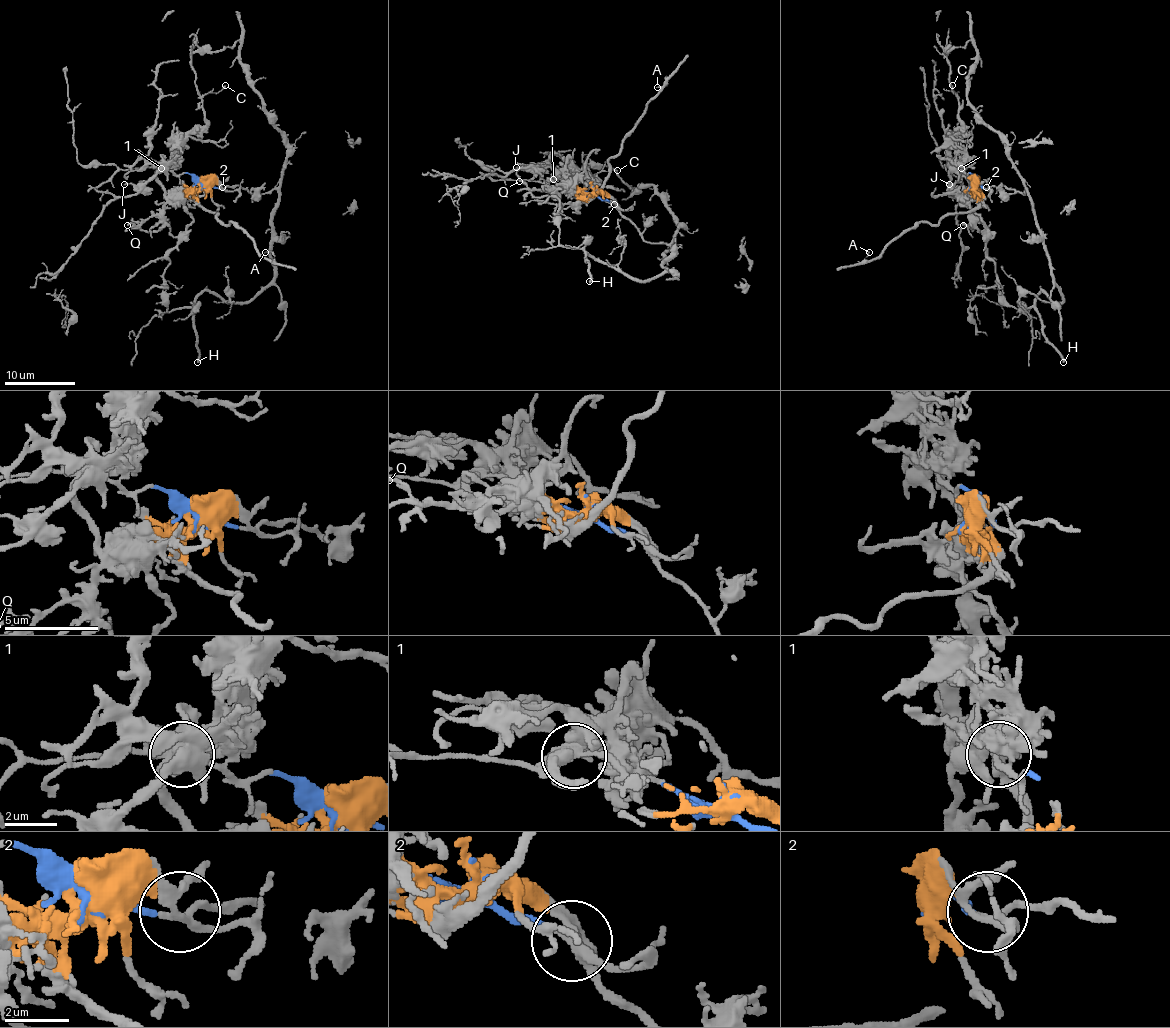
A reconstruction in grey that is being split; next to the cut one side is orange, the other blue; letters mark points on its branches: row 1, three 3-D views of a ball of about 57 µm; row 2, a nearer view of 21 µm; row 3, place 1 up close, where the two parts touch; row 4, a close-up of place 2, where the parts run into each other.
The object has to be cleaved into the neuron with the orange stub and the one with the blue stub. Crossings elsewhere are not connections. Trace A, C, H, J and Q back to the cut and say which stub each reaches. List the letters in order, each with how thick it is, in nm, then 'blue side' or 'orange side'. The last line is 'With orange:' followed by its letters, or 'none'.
A: calibre 100 nm; orange side
C: calibre 130 nm; orange side
H: calibre 260 nm; blue side
J: calibre 100 nm; orange side
Q: calibre 170 nm; orange side
With orange: A, C, J, Q

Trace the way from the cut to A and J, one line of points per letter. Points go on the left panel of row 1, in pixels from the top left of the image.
A: (199, 182), (197, 202), (217, 214), (226, 224), (234, 223), (263, 256), (273, 258), (270, 251), (264, 253)
J: (199, 182), (196, 187), (185, 189), (166, 187), (157, 175), (160, 168), (144, 182), (123, 184)

